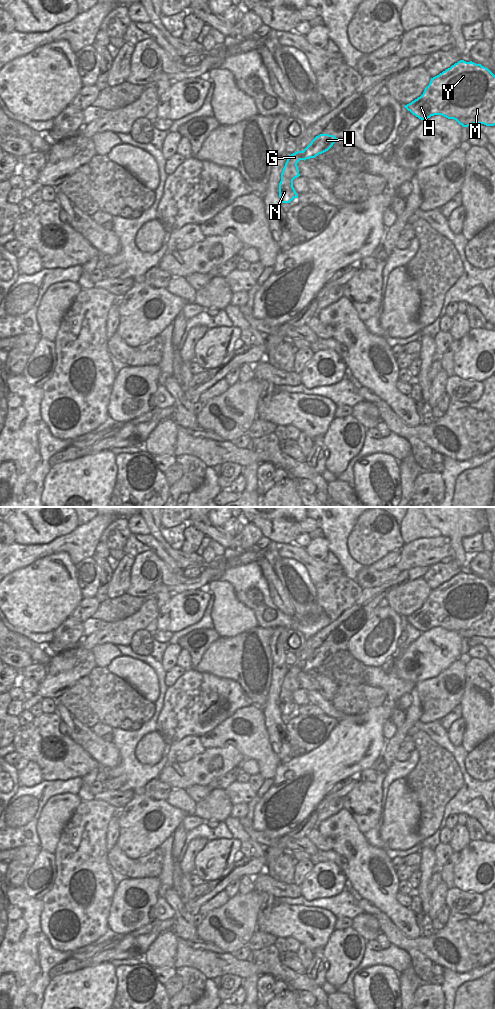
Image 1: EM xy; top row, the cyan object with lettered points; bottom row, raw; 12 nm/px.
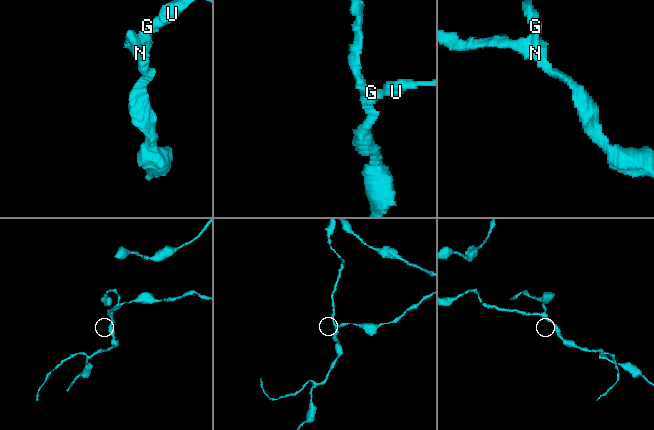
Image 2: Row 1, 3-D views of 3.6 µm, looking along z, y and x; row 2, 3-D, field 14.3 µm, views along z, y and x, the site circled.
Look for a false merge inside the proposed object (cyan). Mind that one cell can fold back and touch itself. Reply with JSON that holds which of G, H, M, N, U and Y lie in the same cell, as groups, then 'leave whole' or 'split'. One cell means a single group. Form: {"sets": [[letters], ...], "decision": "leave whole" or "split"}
{"sets": [["G", "N"], ["H", "M", "U", "Y"]], "decision": "split"}

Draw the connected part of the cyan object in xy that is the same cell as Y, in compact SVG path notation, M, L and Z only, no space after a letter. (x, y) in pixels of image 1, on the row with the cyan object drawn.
M460 60L431 78L423 94L404 106L413 115L425 120L442 115L456 120L463 127L474 124L495 125L495 75L481 64Z

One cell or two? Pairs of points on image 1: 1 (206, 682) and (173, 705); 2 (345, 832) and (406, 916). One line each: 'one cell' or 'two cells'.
1: one cell
2: one cell

